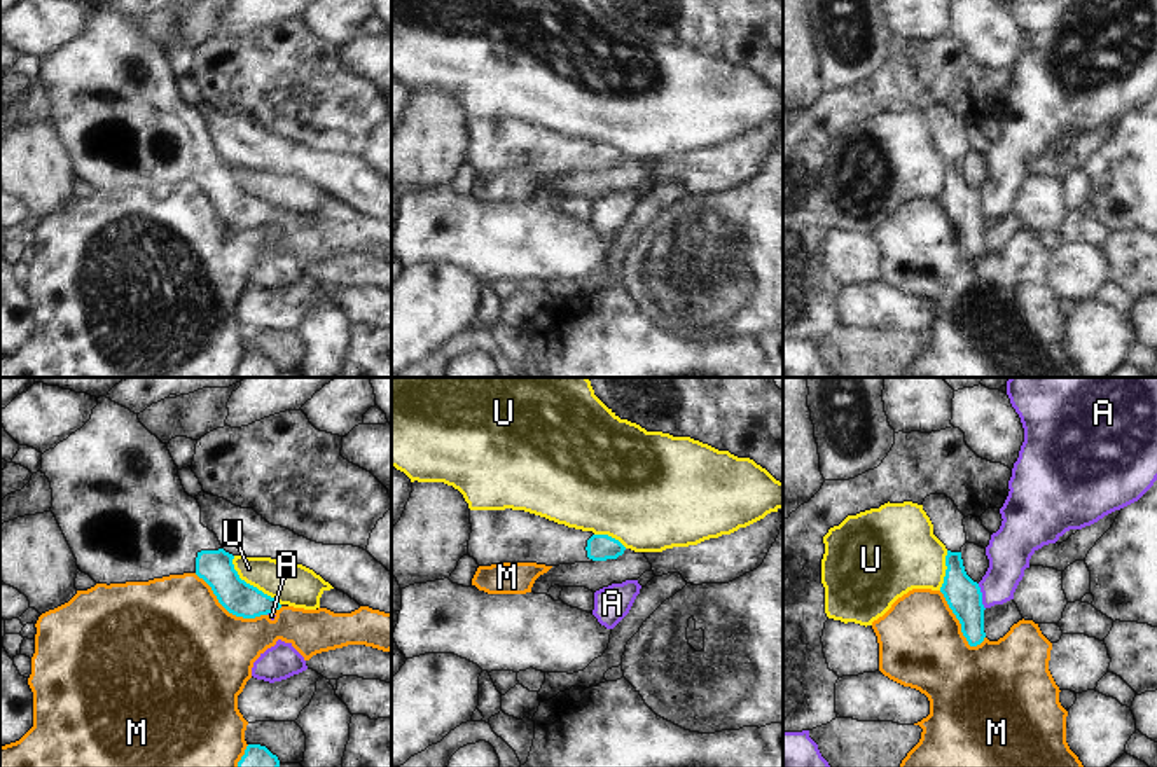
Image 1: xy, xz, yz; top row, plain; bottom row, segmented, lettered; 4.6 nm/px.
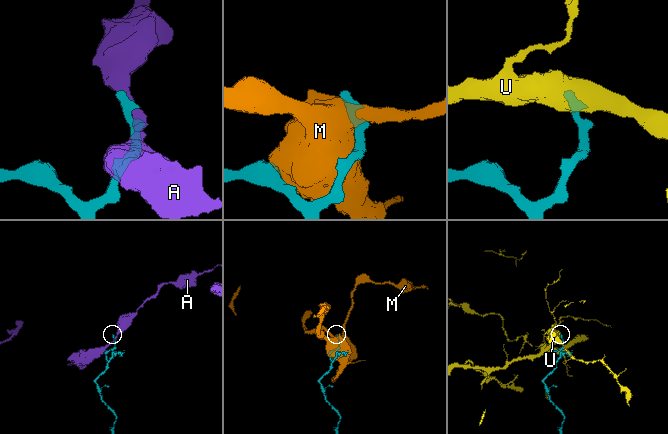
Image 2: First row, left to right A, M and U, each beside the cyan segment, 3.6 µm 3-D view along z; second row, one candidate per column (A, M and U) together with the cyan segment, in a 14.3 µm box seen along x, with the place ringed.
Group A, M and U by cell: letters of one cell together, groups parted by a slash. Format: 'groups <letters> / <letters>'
groups A / M / U

